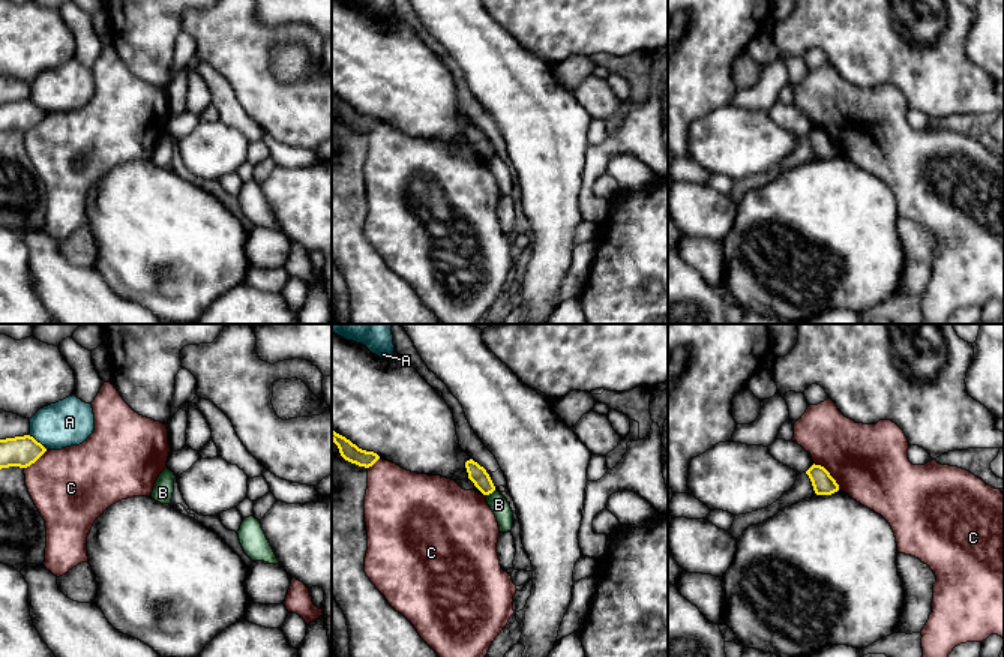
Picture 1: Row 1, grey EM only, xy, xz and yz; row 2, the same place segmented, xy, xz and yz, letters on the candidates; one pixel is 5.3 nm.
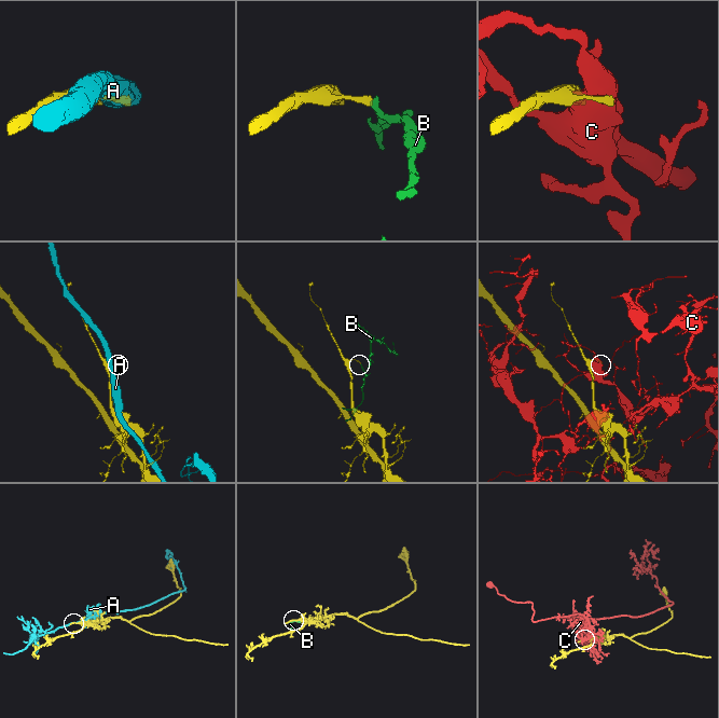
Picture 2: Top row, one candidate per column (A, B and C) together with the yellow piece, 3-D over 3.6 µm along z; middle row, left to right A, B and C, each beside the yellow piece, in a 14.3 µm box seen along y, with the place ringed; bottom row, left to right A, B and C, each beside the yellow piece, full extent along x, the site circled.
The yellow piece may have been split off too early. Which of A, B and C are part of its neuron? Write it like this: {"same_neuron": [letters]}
{"same_neuron": []}

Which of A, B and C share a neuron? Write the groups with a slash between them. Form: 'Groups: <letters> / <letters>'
Groups: A / B / C

